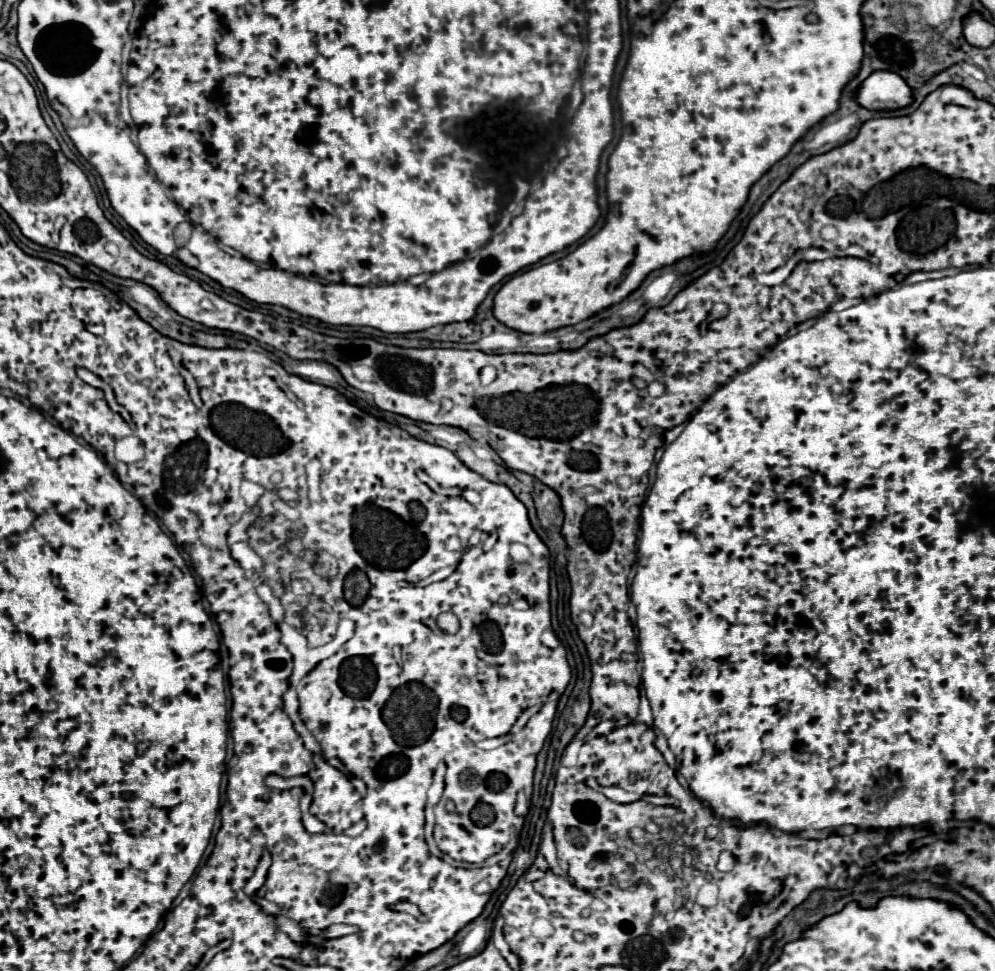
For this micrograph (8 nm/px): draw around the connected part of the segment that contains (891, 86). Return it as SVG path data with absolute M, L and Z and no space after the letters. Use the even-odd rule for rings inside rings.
M874 72L858 90L858 104L868 110L898 110L914 102L914 90L896 72Z

